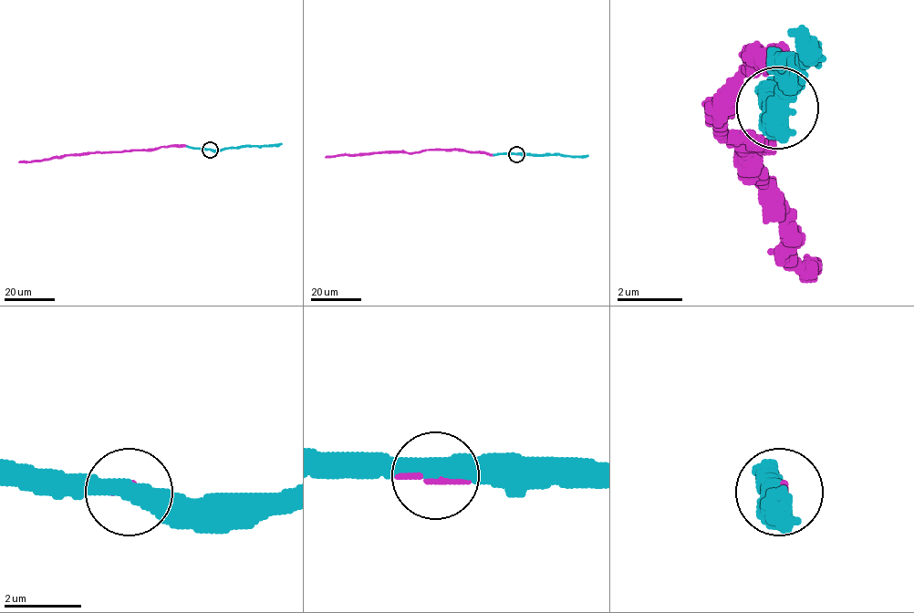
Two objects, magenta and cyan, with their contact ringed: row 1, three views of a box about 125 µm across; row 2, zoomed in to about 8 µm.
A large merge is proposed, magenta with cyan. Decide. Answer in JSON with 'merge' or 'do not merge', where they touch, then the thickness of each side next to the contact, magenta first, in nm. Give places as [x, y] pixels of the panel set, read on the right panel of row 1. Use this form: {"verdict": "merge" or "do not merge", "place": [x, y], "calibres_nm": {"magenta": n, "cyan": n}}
{"verdict": "merge", "place": [777, 108], "calibres_nm": {"magenta": 280, "cyan": 440}}

